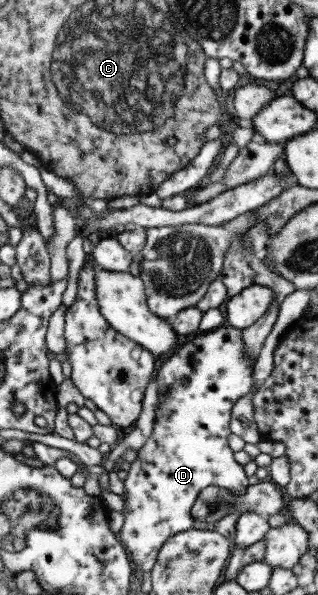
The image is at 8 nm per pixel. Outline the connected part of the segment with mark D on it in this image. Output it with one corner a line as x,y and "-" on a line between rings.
219,326
207,333
187,338
185,344
164,359
158,368
154,377
158,385
158,397
165,389
168,390
168,397
156,407
151,435
136,450
136,458
130,463
128,474
122,481
122,498
125,501
121,513
124,520
120,532
117,533
118,540
128,552
128,559
132,564
137,564
145,576
154,566
157,550
176,532
190,529
214,530
229,539
234,534
236,519
240,516
236,510
215,523
195,521
189,512
198,491
205,486
214,485
241,495
248,484
242,466
232,457
233,452
226,444
226,438
231,433
229,418
232,405
253,388
253,364
254,361
245,353
238,330

